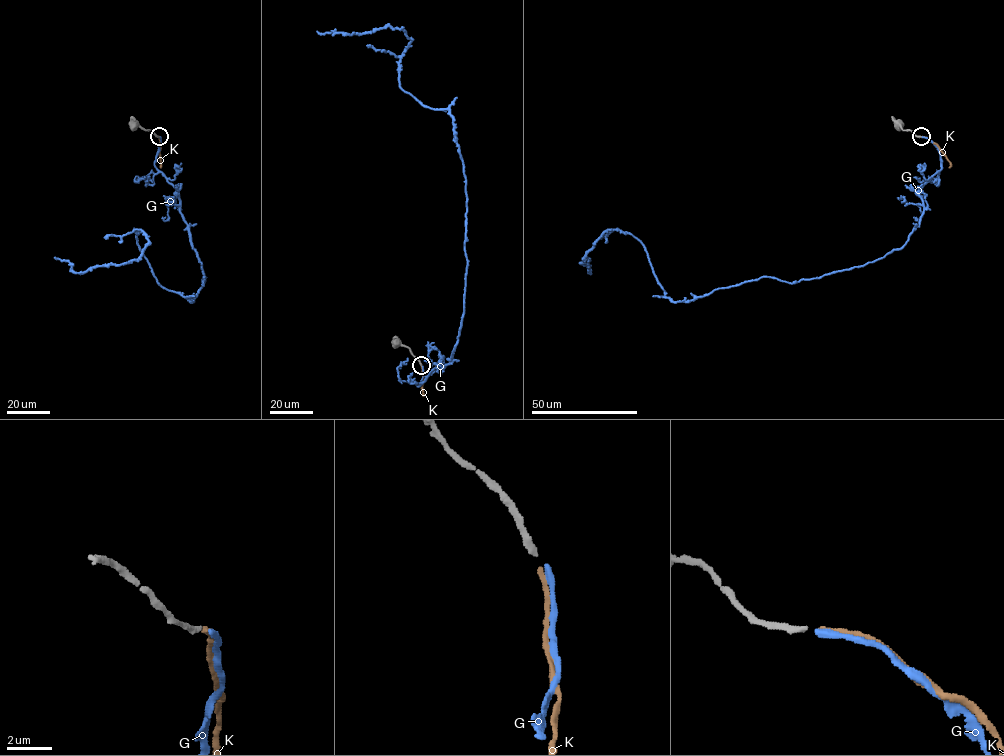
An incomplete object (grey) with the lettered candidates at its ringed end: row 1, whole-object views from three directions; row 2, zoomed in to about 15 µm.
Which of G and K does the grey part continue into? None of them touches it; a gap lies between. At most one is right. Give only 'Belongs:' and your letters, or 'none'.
Belongs: K

